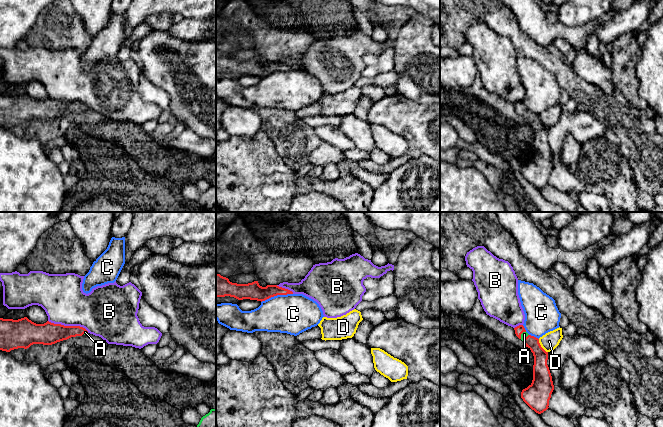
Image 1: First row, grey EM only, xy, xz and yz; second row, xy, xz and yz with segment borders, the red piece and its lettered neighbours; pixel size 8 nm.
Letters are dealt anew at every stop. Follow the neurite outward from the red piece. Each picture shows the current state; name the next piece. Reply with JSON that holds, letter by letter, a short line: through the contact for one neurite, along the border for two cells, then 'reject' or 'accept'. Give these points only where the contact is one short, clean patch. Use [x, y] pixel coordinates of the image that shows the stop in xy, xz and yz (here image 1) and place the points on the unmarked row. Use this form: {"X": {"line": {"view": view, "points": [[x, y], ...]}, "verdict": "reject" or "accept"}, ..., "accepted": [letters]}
{"A": {"line": {"view": "yz", "points": [[520, 105], [521, 109], [524, 110]]}, "verdict": "accept"}, "B": {"line": {"view": "xy", "points": [[48, 96], [64, 101], [79, 101], [88, 107]]}, "verdict": "reject"}, "C": {"line": {"view": "xz", "points": [[292, 69], [271, 72], [261, 78]]}, "verdict": "reject"}, "D": {"verdict": "reject"}, "accepted": ["A"]}

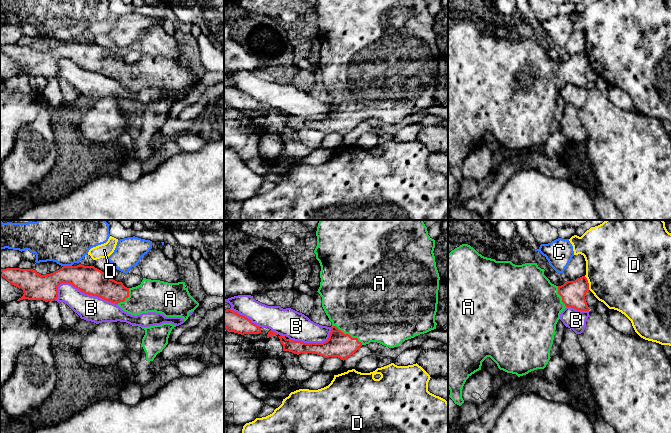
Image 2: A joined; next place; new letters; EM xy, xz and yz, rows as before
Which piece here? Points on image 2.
{"A": {"line": {"view": "xz", "points": [[340, 121], [347, 110], [356, 97], [358, 81]]}, "verdict": "accept"}, "B": {"verdict": "reject"}, "C": {"line": {"view": "xy", "points": [[63, 41], [71, 42]]}, "verdict": "reject"}, "D": {"line": {"view": "yz", "points": [[584, 52], [588, 58], [589, 65]]}, "verdict": "reject"}, "accepted": ["A"]}

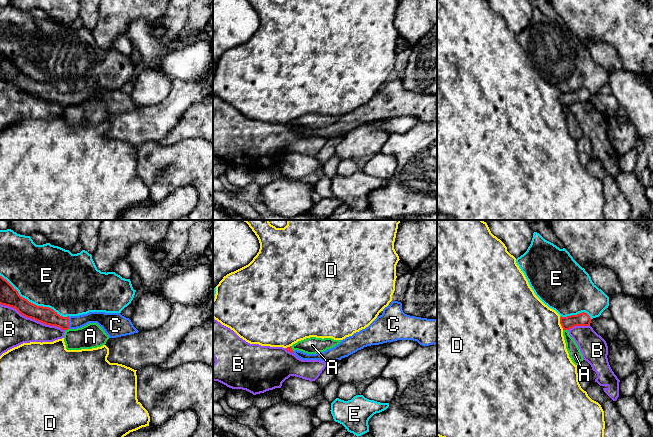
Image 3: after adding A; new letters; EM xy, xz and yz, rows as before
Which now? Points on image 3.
{"A": {"line": {"view": "yz", "points": [[563, 105], [567, 106]]}, "verdict": "reject"}, "B": {"verdict": "reject"}, "C": {"line": {"view": "xy", "points": [[45, 91], [68, 99], [75, 98]]}, "verdict": "accept"}, "D": {"verdict": "reject"}, "E": {"verdict": "reject"}, "accepted": ["C"]}

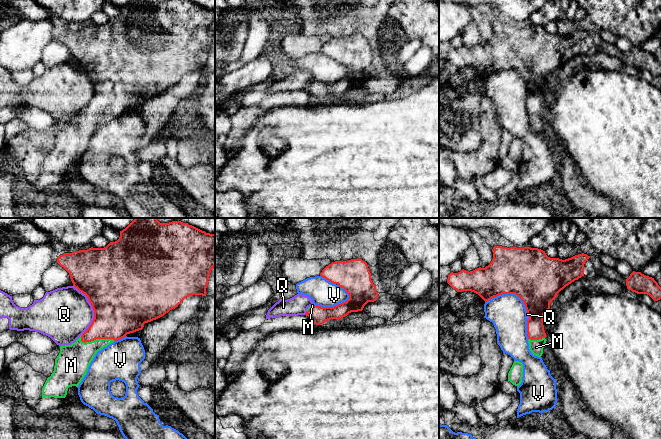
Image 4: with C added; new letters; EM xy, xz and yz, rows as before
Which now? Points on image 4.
{"M": {"line": {"view": "xy", "points": [[116, 90], [96, 114], [74, 136]]}, "verdict": "accept"}, "Q": {"verdict": "reject"}, "V": {"verdict": "reject"}, "accepted": ["M"]}

